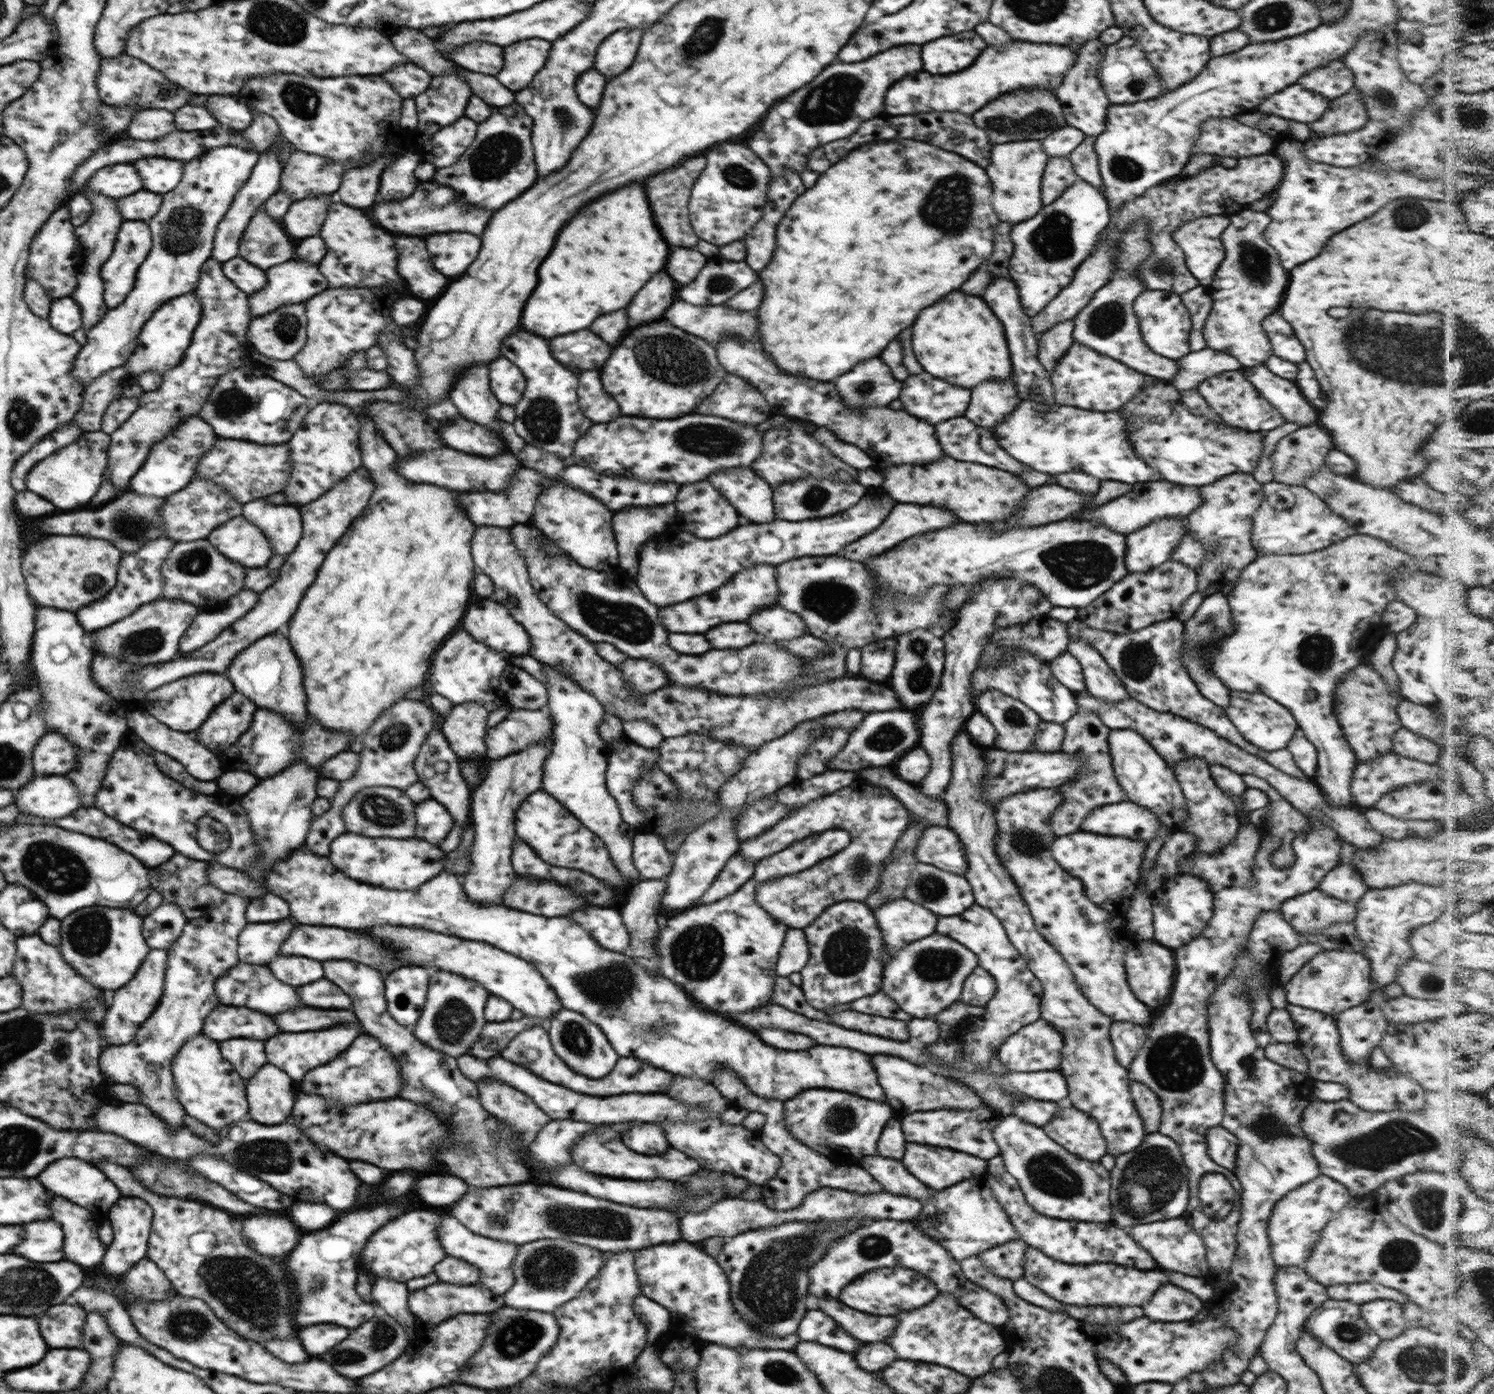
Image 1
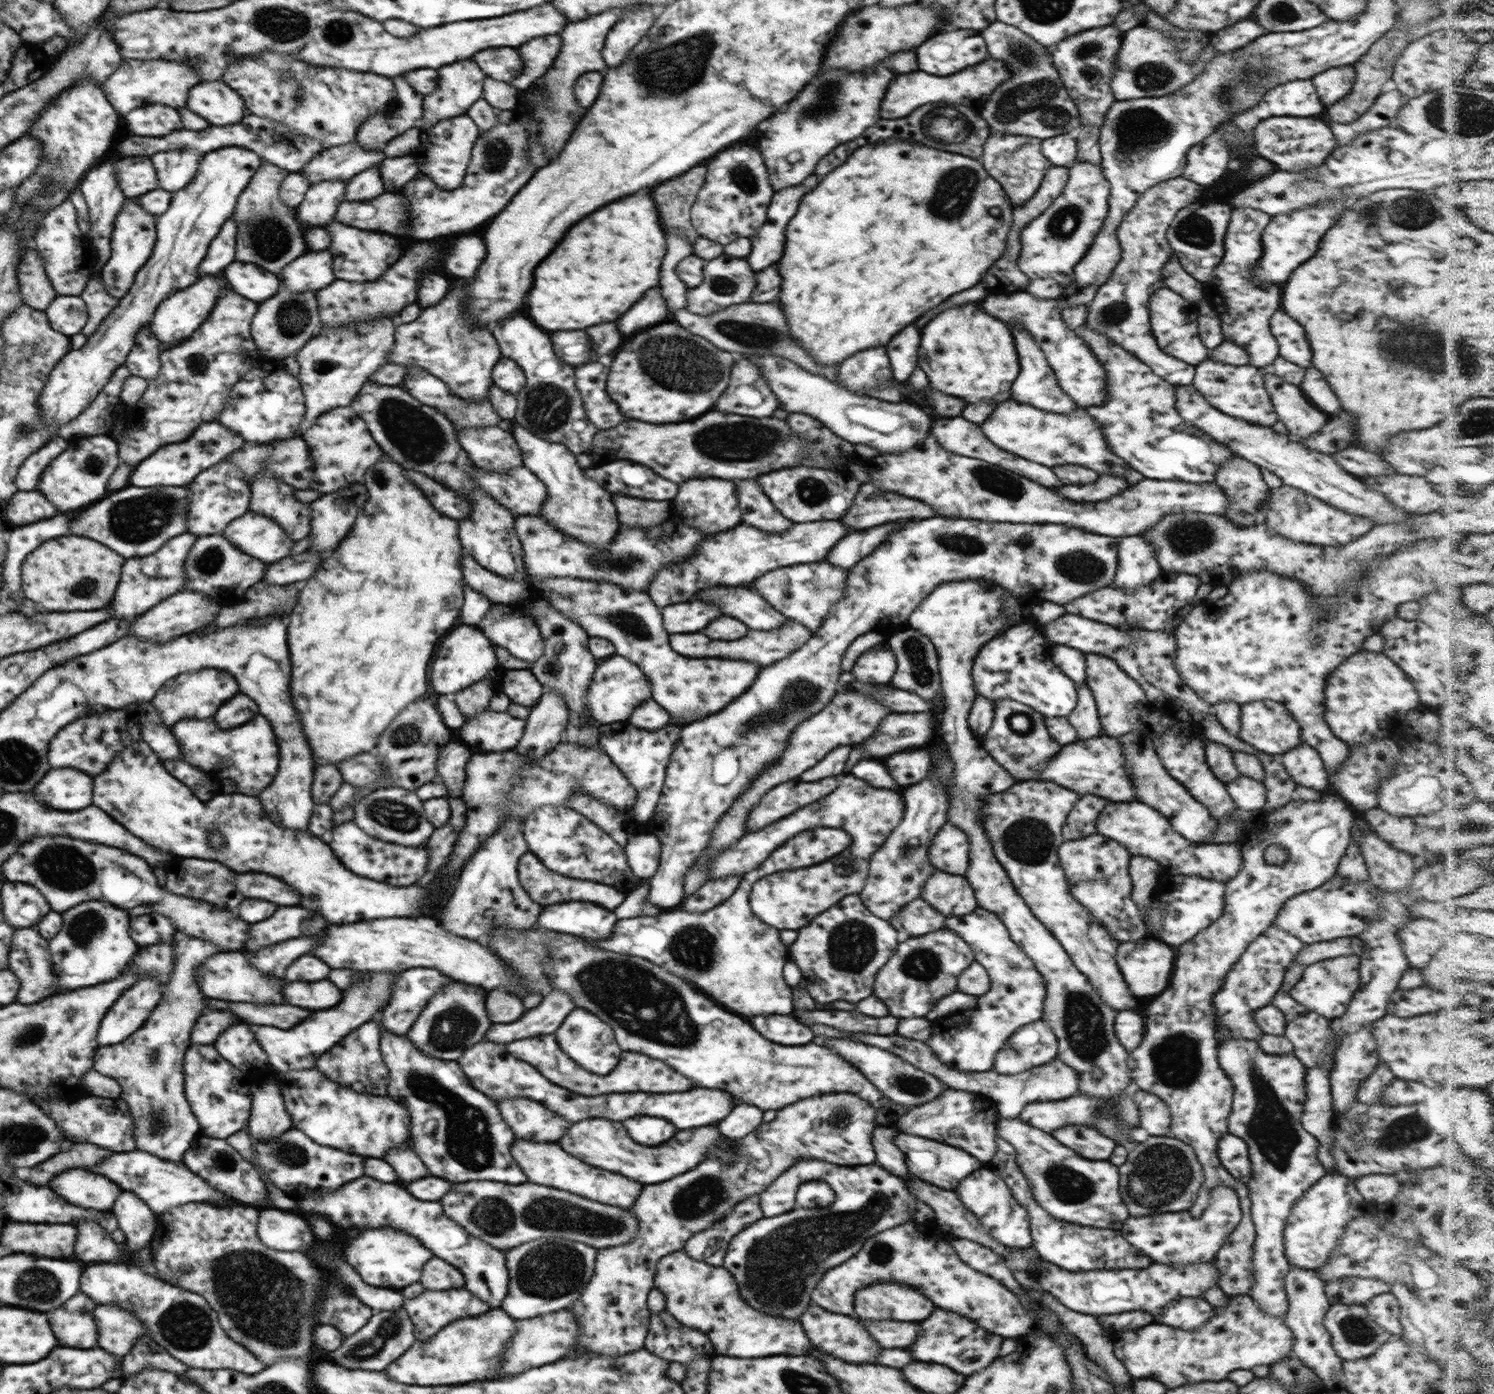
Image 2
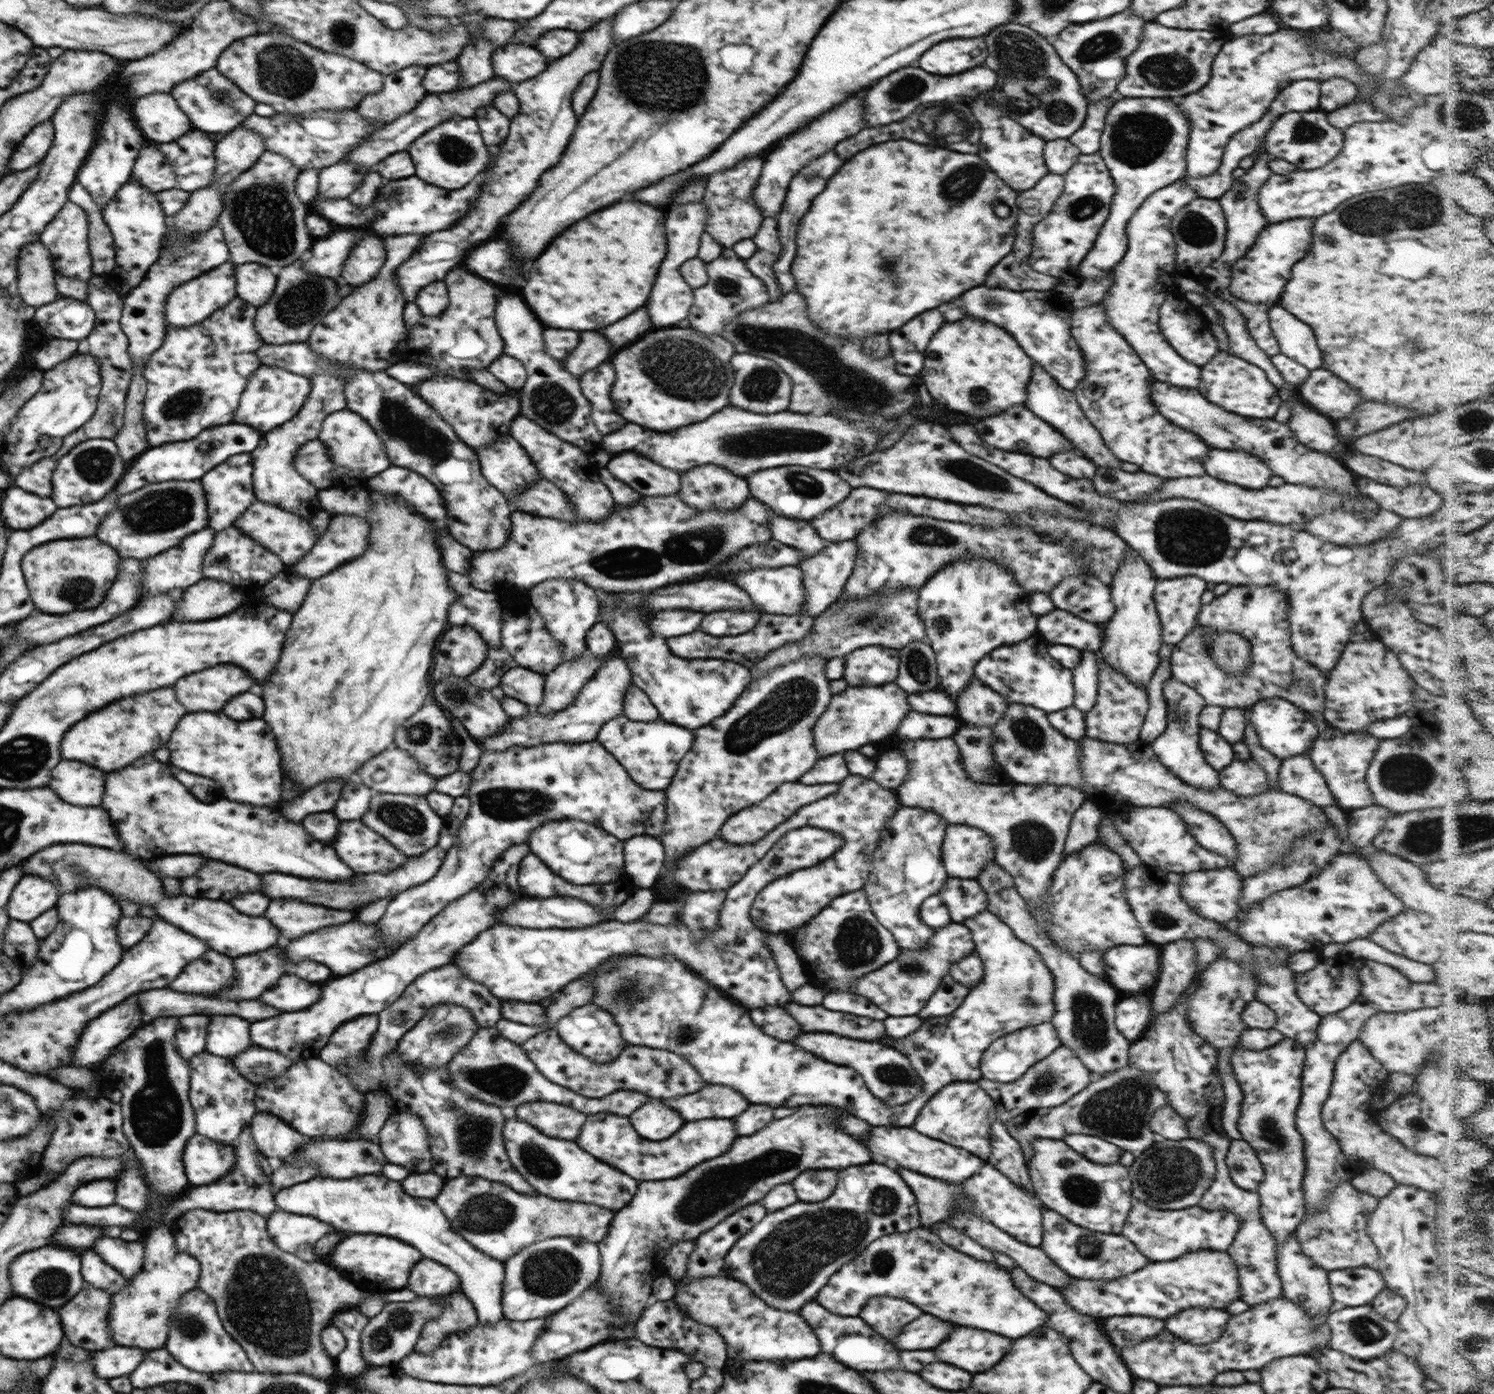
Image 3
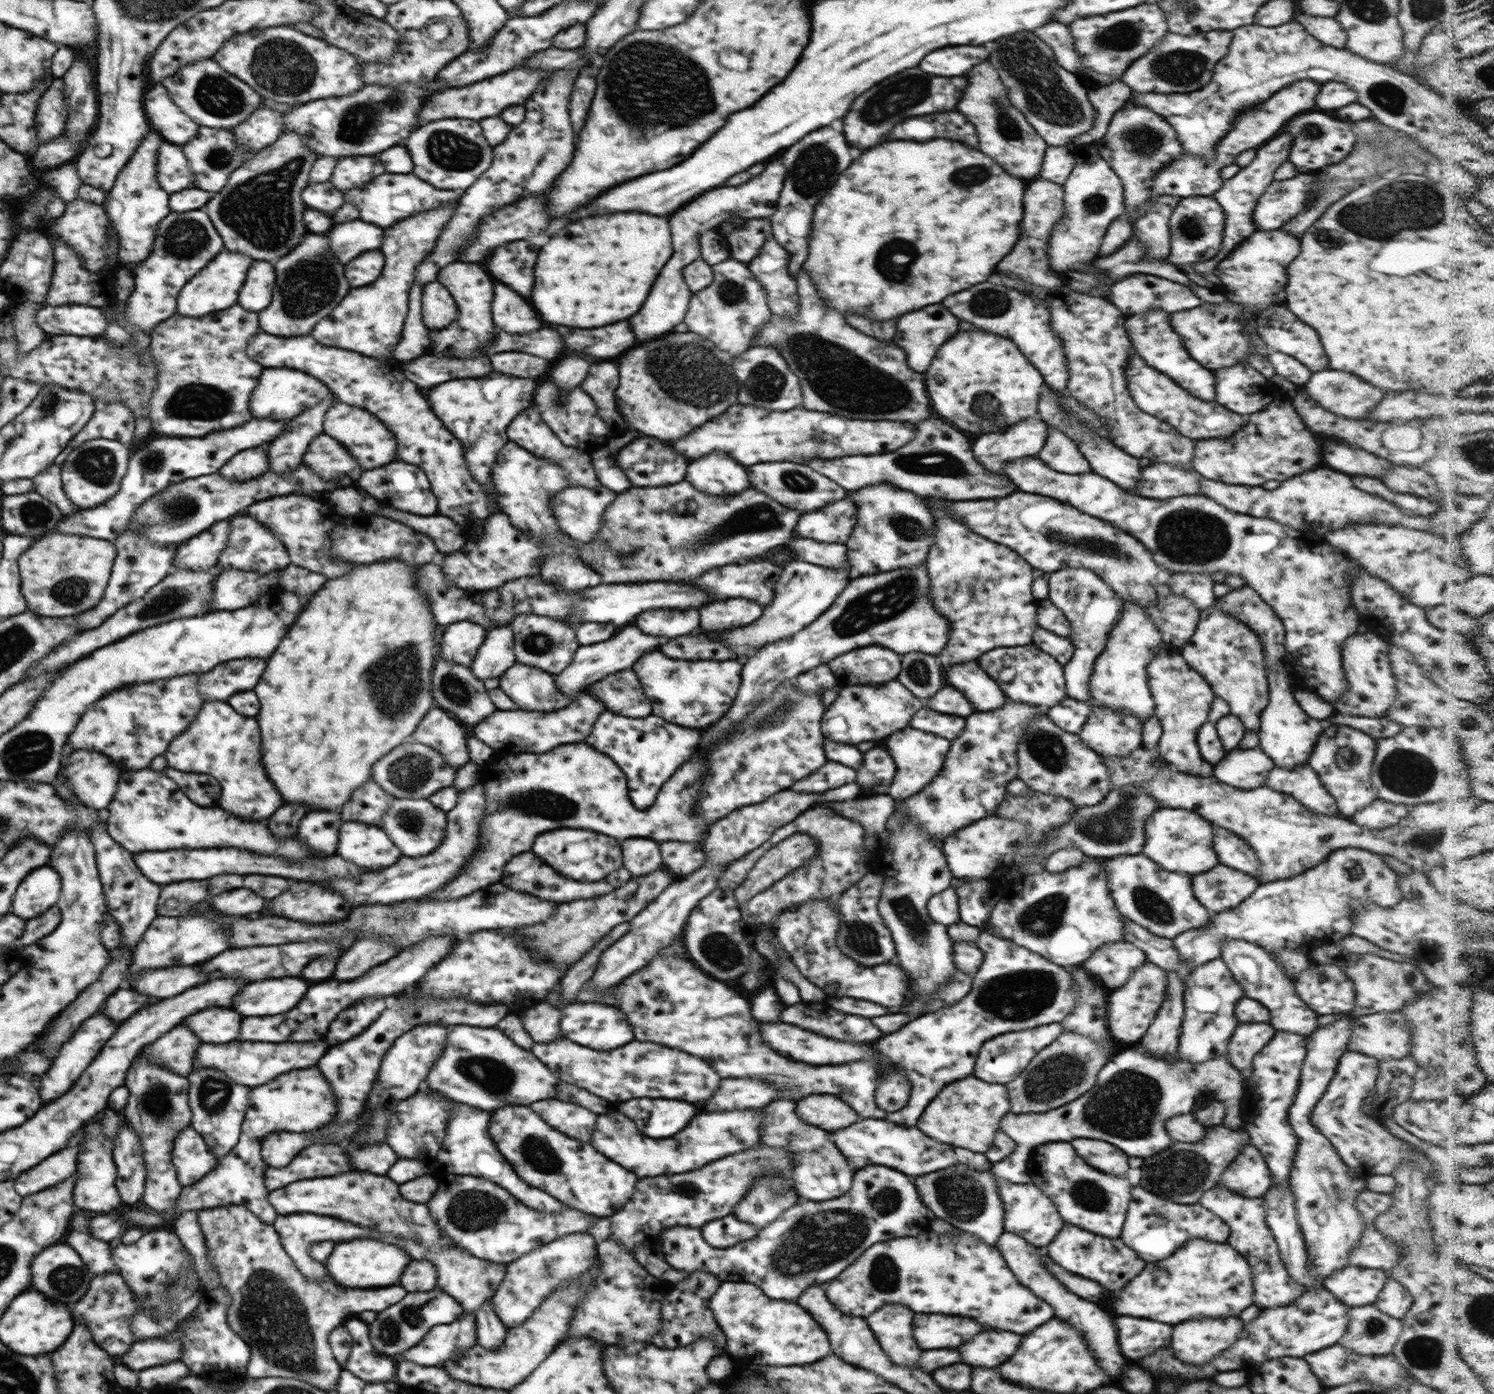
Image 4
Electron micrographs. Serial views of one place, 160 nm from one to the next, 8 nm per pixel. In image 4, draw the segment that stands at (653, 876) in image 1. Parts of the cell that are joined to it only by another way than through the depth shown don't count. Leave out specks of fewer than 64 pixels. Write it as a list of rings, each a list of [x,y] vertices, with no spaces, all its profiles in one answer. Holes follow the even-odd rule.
[[[644,838],[624,840],[622,842],[622,856],[624,856],[624,868],[630,870],[632,876],[652,874],[662,864],[660,846],[654,840],[644,840]]]

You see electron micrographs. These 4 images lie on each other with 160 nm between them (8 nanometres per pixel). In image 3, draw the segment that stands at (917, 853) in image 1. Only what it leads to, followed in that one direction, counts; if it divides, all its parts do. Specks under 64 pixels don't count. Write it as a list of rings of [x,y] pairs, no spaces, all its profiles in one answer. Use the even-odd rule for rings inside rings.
[[[966,824],[947,826],[941,853],[949,877],[976,879],[988,861],[995,862],[990,836]]]

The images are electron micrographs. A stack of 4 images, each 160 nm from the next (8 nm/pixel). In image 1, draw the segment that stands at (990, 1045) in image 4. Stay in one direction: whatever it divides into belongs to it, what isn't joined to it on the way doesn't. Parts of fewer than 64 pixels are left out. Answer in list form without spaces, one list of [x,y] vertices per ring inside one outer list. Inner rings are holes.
[[[1042,1018],[1027,1024],[1011,1034],[997,1051],[1000,1062],[1008,1072],[1040,1072],[1061,1070],[1061,1060],[1065,1042],[1063,1034],[1047,1020]]]

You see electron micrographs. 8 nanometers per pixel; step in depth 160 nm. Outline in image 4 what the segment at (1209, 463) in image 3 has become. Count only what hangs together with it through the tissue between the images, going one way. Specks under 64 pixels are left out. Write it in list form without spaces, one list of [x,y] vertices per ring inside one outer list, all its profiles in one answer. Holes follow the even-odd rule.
[[[1288,402],[1268,404],[1264,410],[1246,415],[1240,432],[1229,438],[1195,441],[1194,470],[1224,484],[1262,487],[1268,480],[1284,482],[1318,466],[1322,456],[1316,433],[1307,428]]]

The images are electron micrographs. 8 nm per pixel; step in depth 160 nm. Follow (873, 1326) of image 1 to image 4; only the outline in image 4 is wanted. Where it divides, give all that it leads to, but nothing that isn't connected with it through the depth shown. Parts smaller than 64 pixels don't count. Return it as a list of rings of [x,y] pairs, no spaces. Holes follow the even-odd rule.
[[[916,1314],[916,1324],[914,1324],[914,1338],[918,1342],[920,1348],[924,1350],[934,1350],[934,1348],[956,1348],[960,1346],[964,1340],[970,1340],[972,1336],[976,1336],[978,1332],[984,1332],[988,1328],[984,1328],[982,1324],[976,1324],[974,1320],[968,1318],[960,1318],[960,1316],[936,1316],[936,1314]]]

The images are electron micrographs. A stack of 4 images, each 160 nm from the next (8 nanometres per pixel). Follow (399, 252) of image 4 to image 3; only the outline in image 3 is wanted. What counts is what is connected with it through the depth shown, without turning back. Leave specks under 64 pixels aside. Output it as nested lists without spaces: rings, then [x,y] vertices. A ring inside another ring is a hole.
[[[416,234],[384,238],[388,260],[378,272],[378,276],[372,282],[358,286],[358,290],[351,292],[348,298],[342,297],[334,310],[328,312],[312,330],[307,343],[316,354],[333,366],[343,364],[370,372],[386,370],[402,360],[402,354],[406,354],[404,350],[408,340],[403,321],[404,306],[407,304],[400,288],[394,282],[394,270],[420,246],[422,238],[424,236]]]

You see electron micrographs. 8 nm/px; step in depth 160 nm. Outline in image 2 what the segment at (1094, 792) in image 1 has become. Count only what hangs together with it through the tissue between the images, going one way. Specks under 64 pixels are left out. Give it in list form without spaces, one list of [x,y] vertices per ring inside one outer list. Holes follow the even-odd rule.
[[[1086,682],[1077,686],[1077,706],[1067,718],[1078,732],[1078,741],[1105,736],[1094,696]],[[1098,795],[1080,796],[1061,828],[1064,840],[1078,840],[1096,834],[1098,816],[1109,802],[1107,798]]]

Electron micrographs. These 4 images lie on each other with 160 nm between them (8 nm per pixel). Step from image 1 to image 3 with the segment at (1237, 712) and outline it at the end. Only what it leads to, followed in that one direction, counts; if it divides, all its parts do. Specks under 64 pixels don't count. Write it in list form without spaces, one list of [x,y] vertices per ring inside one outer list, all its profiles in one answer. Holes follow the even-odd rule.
[[[1280,698],[1259,701],[1257,706],[1250,708],[1249,722],[1255,727],[1262,748],[1268,750],[1280,760],[1302,755],[1302,752],[1308,754],[1310,751],[1310,748],[1308,748],[1310,740],[1318,738],[1318,734],[1321,734],[1316,725],[1311,720],[1308,720],[1308,714],[1304,713],[1296,705],[1288,702],[1288,700]]]

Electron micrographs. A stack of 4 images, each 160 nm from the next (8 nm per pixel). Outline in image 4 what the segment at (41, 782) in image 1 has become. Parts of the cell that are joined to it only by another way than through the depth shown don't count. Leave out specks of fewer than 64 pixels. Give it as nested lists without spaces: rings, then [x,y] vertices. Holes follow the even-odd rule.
[[[74,750],[61,774],[66,775],[69,790],[89,808],[98,812],[114,802],[121,766],[95,750]]]

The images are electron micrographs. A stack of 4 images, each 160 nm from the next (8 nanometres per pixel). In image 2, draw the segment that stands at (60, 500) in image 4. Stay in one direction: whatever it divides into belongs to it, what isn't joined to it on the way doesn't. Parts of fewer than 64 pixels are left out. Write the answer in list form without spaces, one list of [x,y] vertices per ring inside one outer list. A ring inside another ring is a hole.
[[[60,436],[53,437],[50,442],[40,447],[34,455],[26,460],[19,468],[15,484],[20,491],[34,490],[38,484],[40,472],[46,468],[66,447],[68,442]]]

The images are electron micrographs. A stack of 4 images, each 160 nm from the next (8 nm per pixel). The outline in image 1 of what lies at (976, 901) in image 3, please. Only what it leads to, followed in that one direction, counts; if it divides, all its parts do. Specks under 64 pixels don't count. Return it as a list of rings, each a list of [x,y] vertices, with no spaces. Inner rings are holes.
[[[920,861],[913,866],[913,870],[910,872],[904,897],[931,910],[939,917],[959,915],[975,903],[973,890],[964,875],[957,875]]]

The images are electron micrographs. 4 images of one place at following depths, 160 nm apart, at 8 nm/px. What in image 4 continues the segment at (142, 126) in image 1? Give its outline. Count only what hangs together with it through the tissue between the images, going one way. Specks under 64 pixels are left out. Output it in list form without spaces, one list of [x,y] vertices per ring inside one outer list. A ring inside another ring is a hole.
[[[160,83],[148,90],[146,109],[153,130],[157,130],[166,142],[181,145],[197,135],[199,124],[176,106],[166,88]]]

